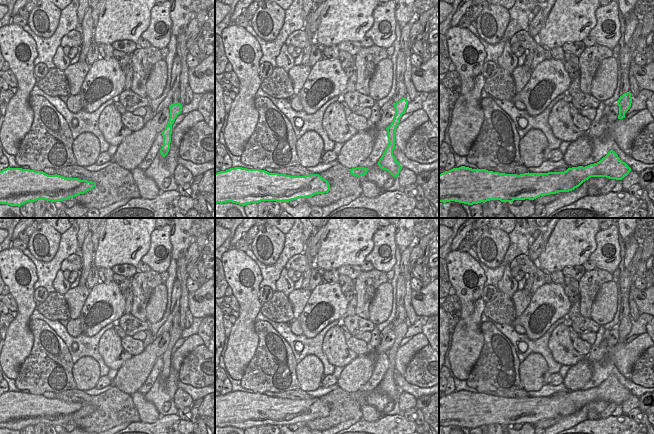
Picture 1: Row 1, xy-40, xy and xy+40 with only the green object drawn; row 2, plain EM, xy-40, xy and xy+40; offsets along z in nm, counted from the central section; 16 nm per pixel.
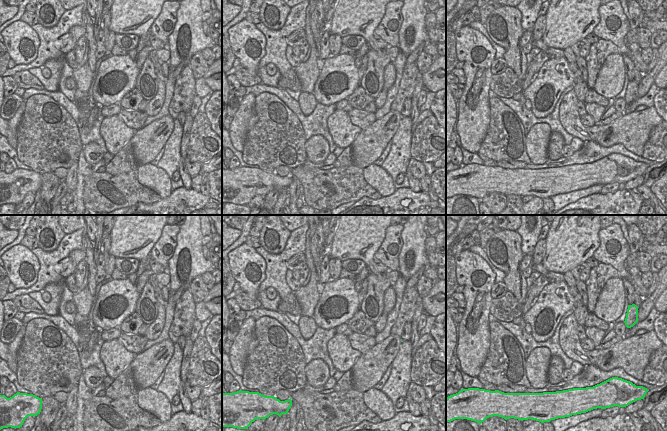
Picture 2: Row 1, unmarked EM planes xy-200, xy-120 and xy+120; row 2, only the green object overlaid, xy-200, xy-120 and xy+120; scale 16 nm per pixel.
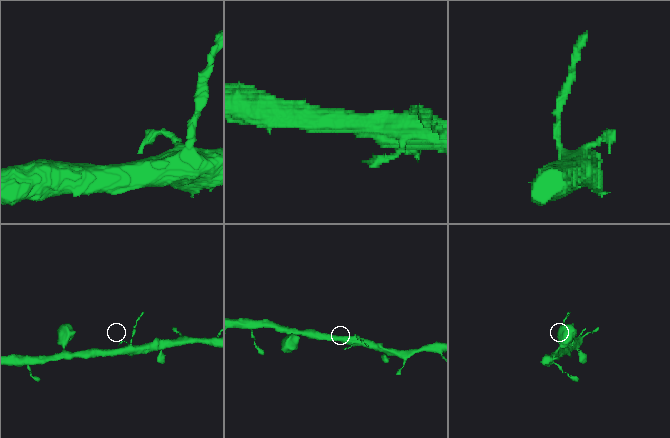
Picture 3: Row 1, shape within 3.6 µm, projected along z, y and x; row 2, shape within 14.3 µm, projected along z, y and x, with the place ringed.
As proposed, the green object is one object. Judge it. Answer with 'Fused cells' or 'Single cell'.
Fused cells.

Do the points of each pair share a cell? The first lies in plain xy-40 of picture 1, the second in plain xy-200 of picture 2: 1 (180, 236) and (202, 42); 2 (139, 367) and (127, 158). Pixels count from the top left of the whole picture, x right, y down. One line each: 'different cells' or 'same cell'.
1: same cell
2: different cells

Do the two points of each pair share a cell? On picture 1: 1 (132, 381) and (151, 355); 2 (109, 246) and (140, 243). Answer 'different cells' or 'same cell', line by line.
1: same cell
2: same cell

